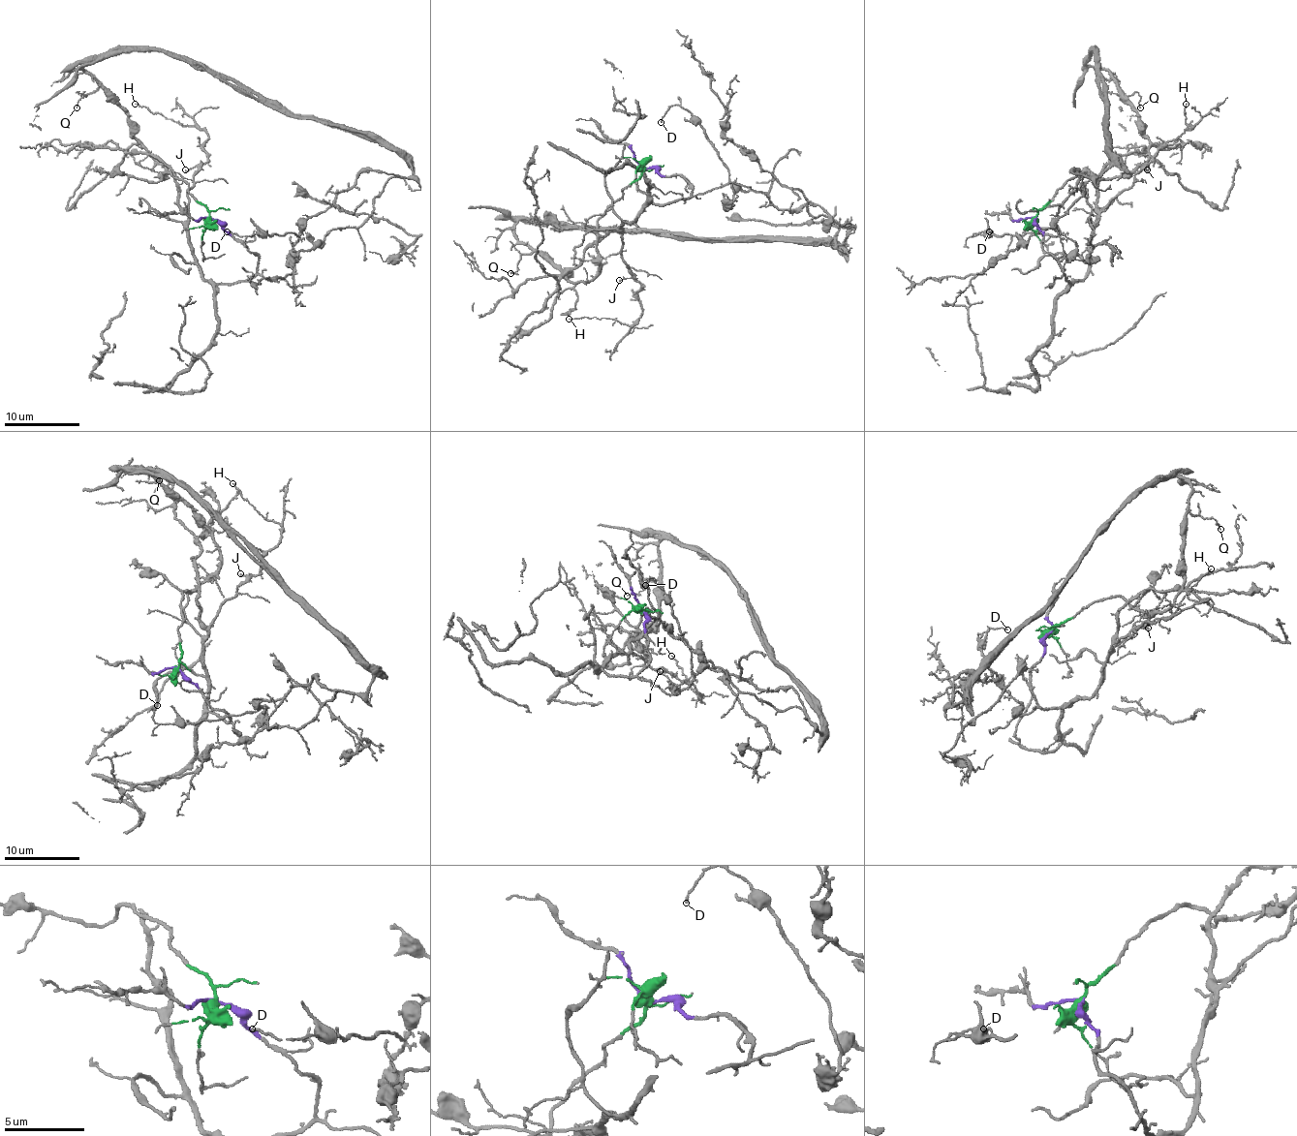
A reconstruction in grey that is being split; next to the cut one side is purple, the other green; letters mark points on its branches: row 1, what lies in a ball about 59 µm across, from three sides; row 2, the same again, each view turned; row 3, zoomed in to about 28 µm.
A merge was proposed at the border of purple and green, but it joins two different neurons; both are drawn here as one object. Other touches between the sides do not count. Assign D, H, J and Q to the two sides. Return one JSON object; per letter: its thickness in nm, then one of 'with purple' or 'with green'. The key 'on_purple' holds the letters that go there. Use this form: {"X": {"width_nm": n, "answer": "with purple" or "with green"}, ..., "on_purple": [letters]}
{"D": {"width_nm": 120, "answer": "with green"}, "H": {"width_nm": 110, "answer": "with purple"}, "J": {"width_nm": 150, "answer": "with purple"}, "Q": {"width_nm": 100, "answer": "with green"}, "on_purple": ["H", "J"]}

